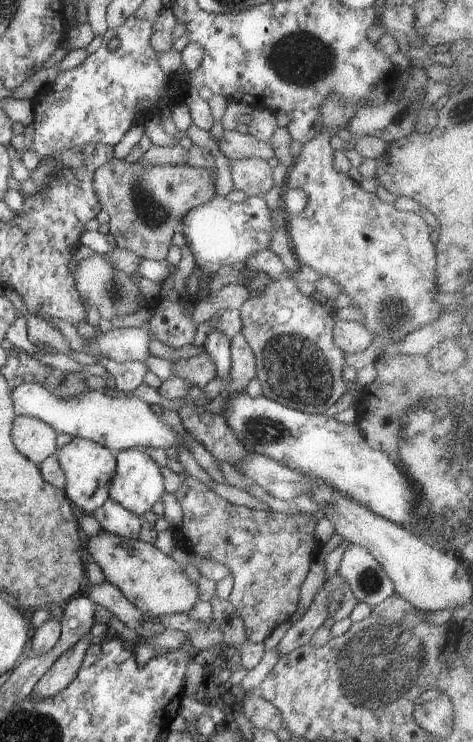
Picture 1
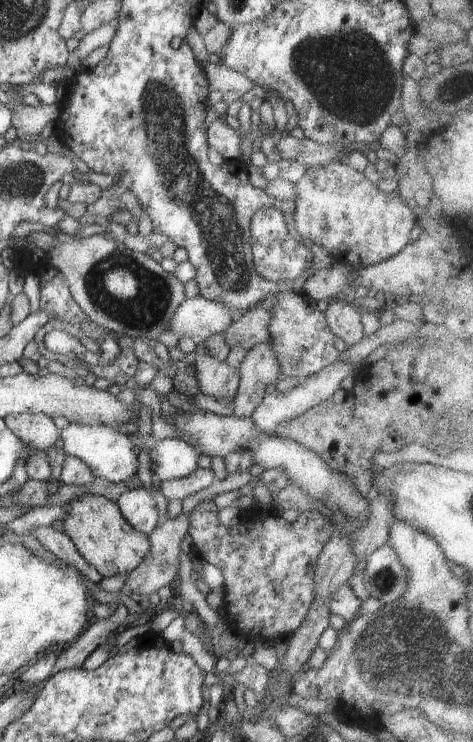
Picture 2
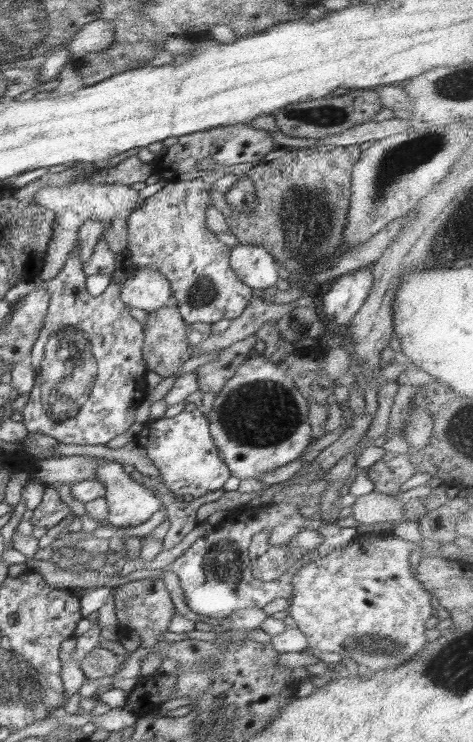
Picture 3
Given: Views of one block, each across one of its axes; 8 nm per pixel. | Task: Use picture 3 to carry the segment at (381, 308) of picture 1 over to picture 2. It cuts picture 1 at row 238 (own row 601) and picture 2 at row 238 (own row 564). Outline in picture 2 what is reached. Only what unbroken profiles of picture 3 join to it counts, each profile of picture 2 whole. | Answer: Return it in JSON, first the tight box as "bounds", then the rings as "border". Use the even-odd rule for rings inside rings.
{"bounds":[292,162,418,266],"border":[[[339,162],[324,164],[324,166],[308,167],[306,174],[302,176],[302,179],[298,181],[295,186],[296,198],[293,200],[293,202],[294,206],[296,206],[296,210],[294,210],[294,219],[292,221],[294,227],[300,233],[302,238],[308,238],[310,242],[314,242],[314,244],[318,244],[318,246],[326,248],[326,250],[328,250],[328,252],[334,256],[335,262],[344,262],[345,264],[352,264],[353,266],[358,266],[358,264],[362,264],[363,266],[370,266],[370,264],[377,264],[382,260],[388,260],[388,258],[396,256],[398,252],[401,252],[407,246],[407,244],[411,242],[411,231],[414,228],[414,225],[417,223],[418,219],[414,215],[414,212],[412,212],[410,209],[410,206],[406,204],[402,198],[392,194],[392,192],[386,193],[380,190],[376,183],[371,182],[366,178],[366,176],[364,176],[363,172],[353,170],[350,168],[350,166]]]}

